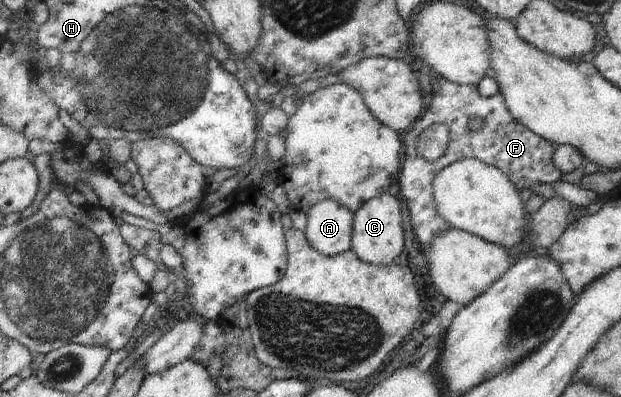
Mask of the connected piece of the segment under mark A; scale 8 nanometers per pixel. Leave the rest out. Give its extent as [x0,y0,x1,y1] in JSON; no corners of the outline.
[306,199,355,256]

